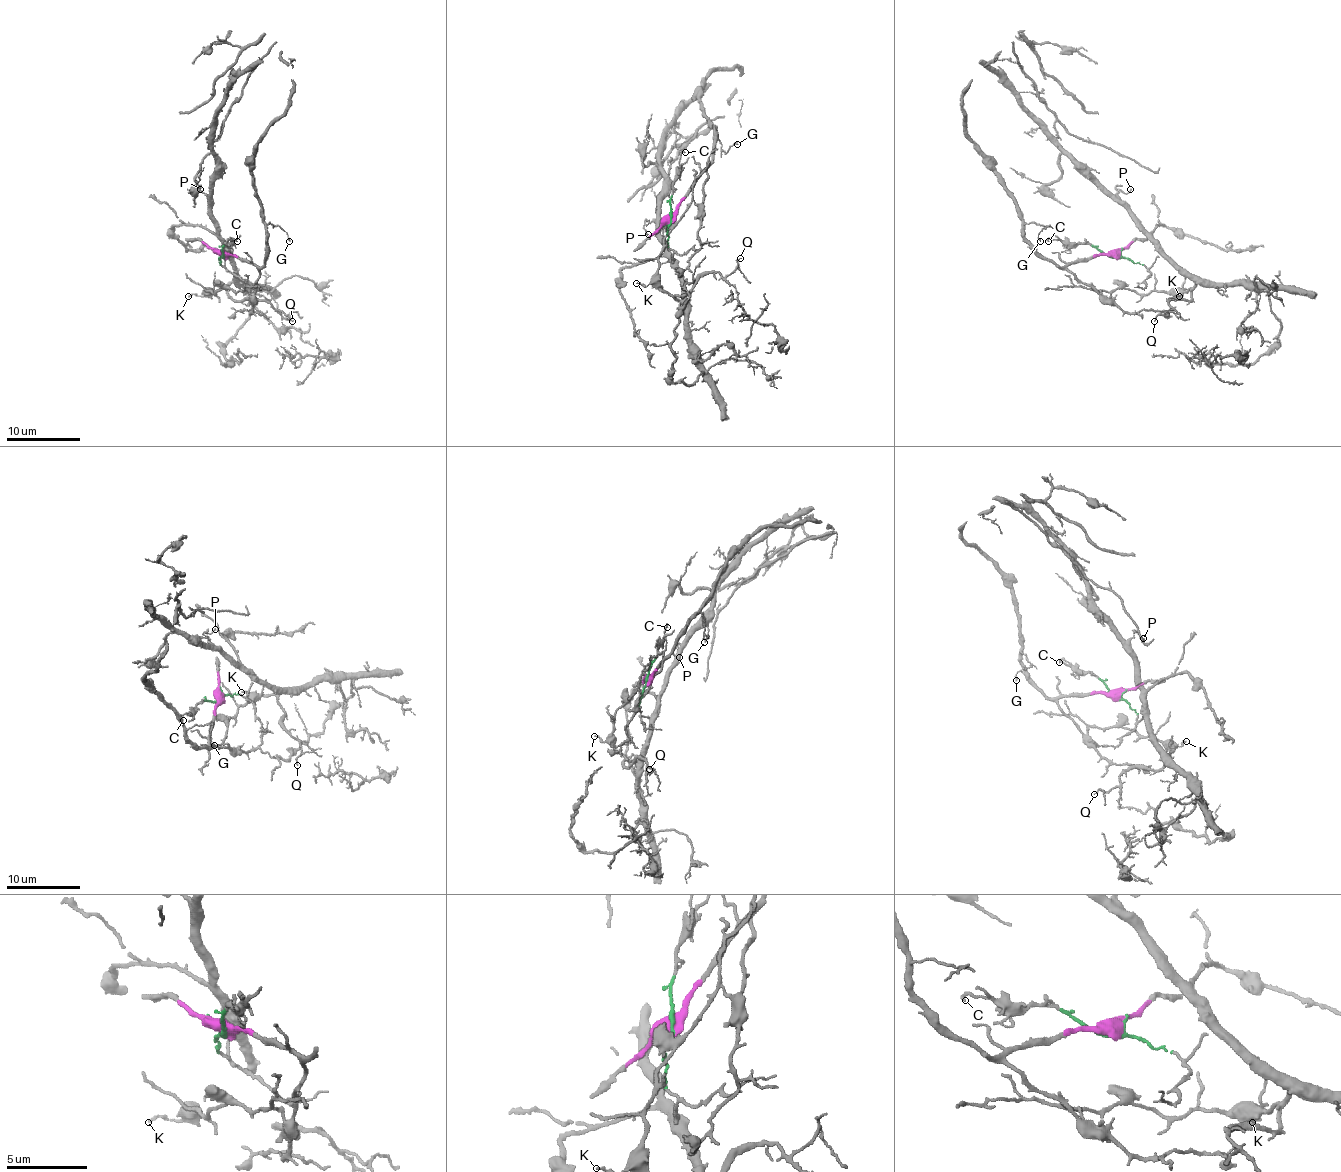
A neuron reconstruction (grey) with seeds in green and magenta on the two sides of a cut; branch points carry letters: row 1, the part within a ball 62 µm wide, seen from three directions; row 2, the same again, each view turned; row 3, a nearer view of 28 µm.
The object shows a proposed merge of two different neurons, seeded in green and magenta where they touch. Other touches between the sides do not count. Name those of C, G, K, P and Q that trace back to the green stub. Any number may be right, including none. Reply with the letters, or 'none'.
C, K, P, Q

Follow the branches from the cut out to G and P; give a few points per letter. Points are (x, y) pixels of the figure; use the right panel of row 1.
G: (1118, 256), (1094, 254), (1059, 267), (1031, 245), (1024, 236), (1024, 225), (1048, 225), (1039, 234), (1040, 241)
P: (1118, 256), (1149, 267), (1160, 254), (1160, 243), (1118, 195), (1118, 188), (1125, 194), (1131, 188)

